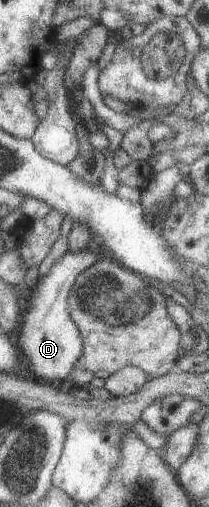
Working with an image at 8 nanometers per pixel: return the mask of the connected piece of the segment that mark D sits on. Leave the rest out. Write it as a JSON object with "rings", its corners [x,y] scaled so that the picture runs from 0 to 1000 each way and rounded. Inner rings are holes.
{"rings":[[[459,489],[373,497],[321,495],[239,527],[220,544],[187,548],[148,572],[134,588],[144,604],[124,606],[124,619],[105,621],[105,649],[91,653],[81,684],[110,708],[134,708],[134,728],[163,734],[172,751],[220,755],[230,750],[215,748],[301,750],[340,734],[378,702],[397,700],[397,675],[335,627],[321,592],[373,538],[445,523],[478,507],[483,499],[459,495]]]}

